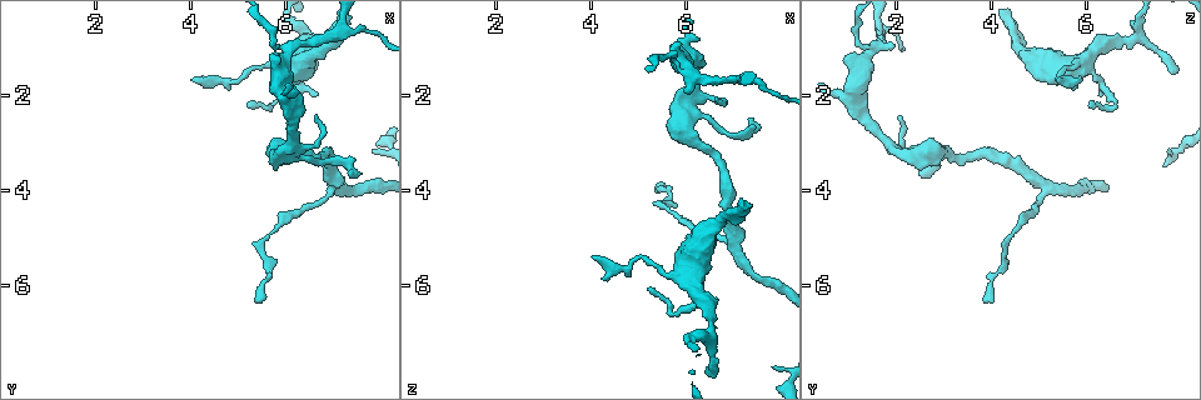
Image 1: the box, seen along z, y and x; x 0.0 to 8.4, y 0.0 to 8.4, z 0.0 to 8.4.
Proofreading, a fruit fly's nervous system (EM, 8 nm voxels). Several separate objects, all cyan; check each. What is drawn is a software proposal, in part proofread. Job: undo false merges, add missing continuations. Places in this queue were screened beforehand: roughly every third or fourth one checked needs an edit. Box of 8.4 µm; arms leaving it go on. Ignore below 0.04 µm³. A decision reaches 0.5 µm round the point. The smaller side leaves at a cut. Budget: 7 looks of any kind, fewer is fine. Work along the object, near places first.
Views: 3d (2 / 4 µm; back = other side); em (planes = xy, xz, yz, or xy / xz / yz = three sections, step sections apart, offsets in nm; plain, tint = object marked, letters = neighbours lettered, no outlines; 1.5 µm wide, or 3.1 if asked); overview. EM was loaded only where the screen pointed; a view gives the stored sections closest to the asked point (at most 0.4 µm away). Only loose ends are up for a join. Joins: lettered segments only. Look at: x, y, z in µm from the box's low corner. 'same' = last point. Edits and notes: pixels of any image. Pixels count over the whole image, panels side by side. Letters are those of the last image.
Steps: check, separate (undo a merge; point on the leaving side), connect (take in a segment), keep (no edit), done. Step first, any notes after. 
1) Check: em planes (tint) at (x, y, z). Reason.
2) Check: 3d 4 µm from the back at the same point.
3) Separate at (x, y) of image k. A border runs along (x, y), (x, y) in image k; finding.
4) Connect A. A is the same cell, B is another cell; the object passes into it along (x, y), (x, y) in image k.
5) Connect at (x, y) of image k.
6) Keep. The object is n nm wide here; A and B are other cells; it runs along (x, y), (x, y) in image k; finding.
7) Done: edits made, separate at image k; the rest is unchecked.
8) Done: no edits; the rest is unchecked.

Check: 3d 2 µm at (7.00, 3.85, 5.10). Abrupt turn.

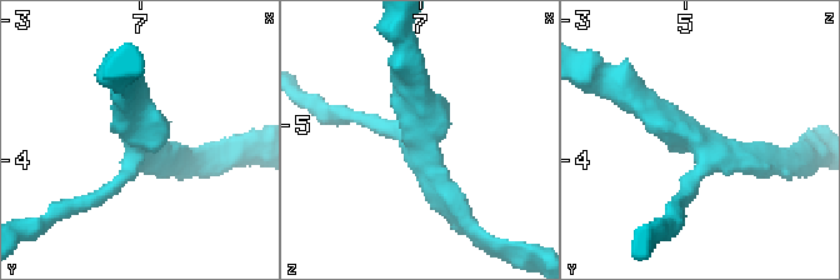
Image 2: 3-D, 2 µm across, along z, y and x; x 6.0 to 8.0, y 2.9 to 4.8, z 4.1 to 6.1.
Check: em planes (letters) at (7.00, 3.92, 5.10). Need the tissue.

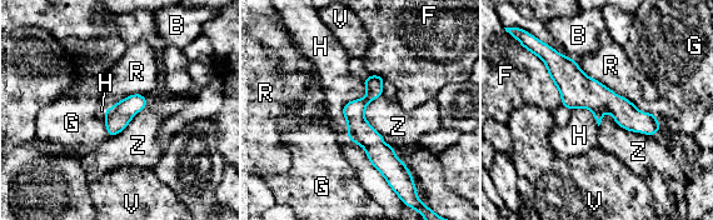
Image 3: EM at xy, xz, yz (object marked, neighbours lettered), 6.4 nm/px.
Keep. The object is 160 nm wide here; B, F, G, H, R, V and Z are other cells; it runs along (552, 54), (588, 93), (656, 128) in image 3; one neuron here.

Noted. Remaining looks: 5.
Check: 3d 4 µm from the back at (7.55, 3.70, 2.65). Free end.

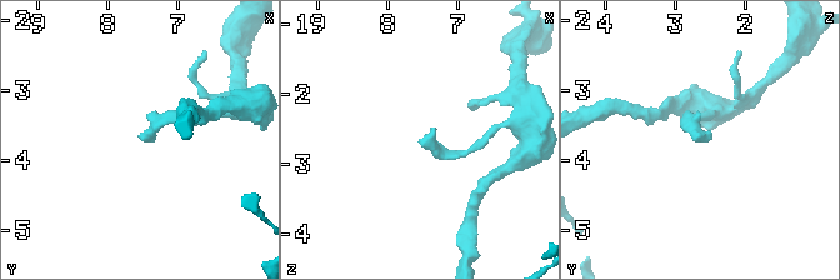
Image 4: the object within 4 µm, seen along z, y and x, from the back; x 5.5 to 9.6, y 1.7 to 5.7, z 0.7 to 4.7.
Check: em planes (tint) at (7.60, 3.65, 2.65). Need the tissue.

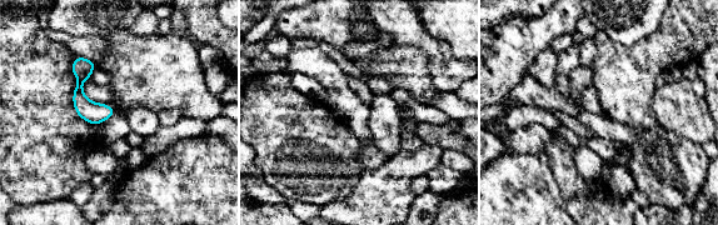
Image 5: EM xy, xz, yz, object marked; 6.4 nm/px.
Check: em planes (letters) at the same point.

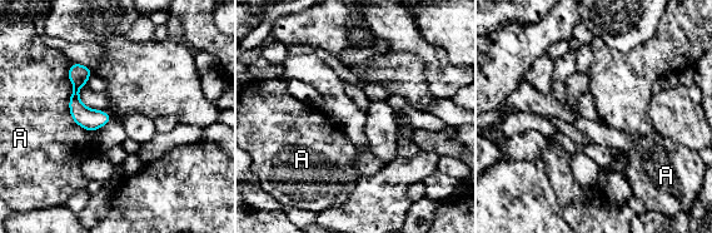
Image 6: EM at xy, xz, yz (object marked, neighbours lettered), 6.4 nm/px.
Keep. A is another cell; a border runs along (73, 63), (69, 112), (90, 132) in image 6; no lettered segment goes on from it.

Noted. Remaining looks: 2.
Check: 3d 4 µm at (6.50, 1.20, 4.80). Thick turns thin.

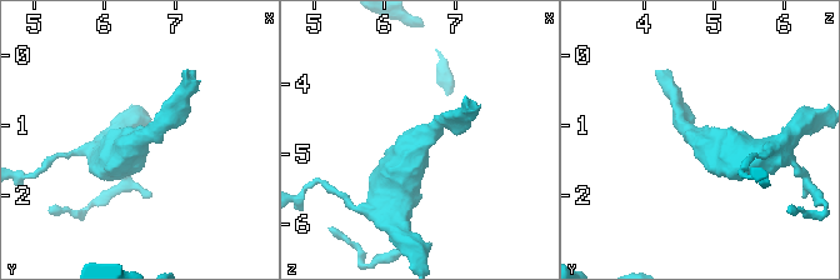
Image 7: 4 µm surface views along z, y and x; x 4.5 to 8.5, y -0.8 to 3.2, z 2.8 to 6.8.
Check: em planes (letters) at (6.50, 1.20, 4.80). Shape alone is not enough.

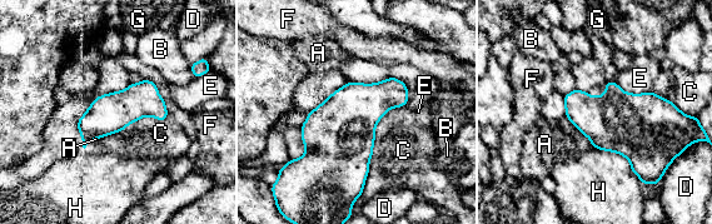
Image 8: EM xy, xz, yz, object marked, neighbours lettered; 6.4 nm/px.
Keep. The object is 260 nm wide here; A, B, C, D, E, F, G and H are other cells; continuous, no second neuron.

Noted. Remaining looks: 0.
Done: no edits; the rest is unchecked.

